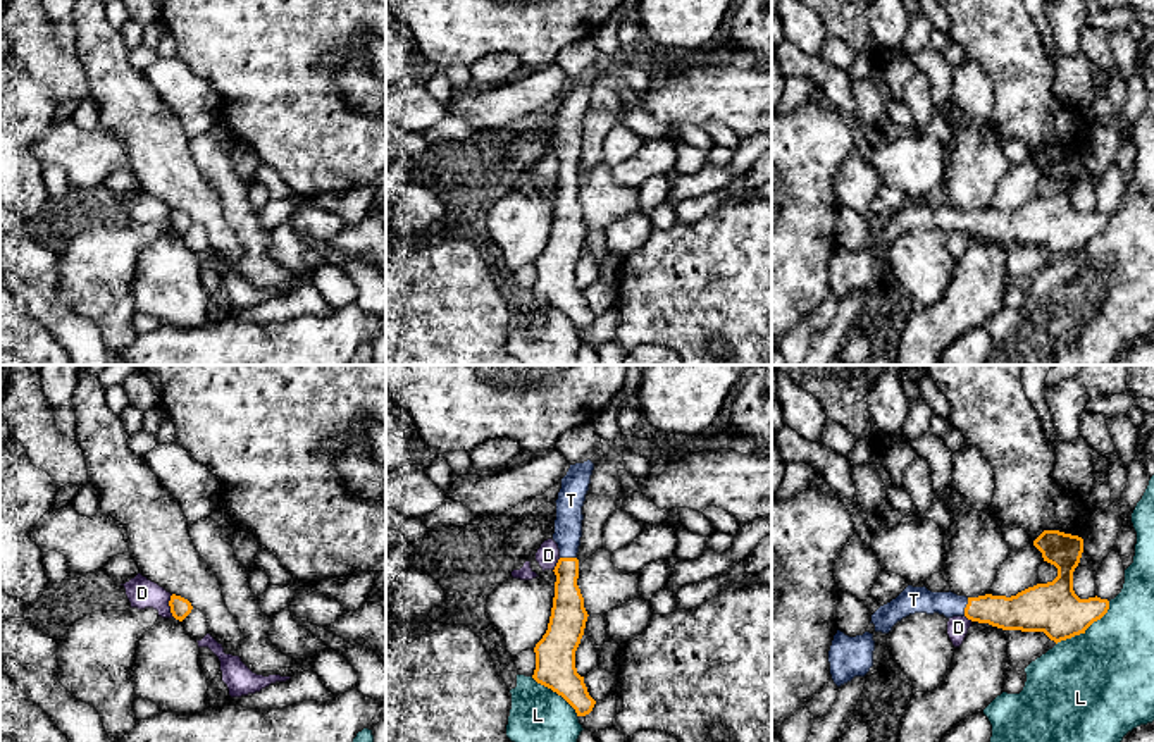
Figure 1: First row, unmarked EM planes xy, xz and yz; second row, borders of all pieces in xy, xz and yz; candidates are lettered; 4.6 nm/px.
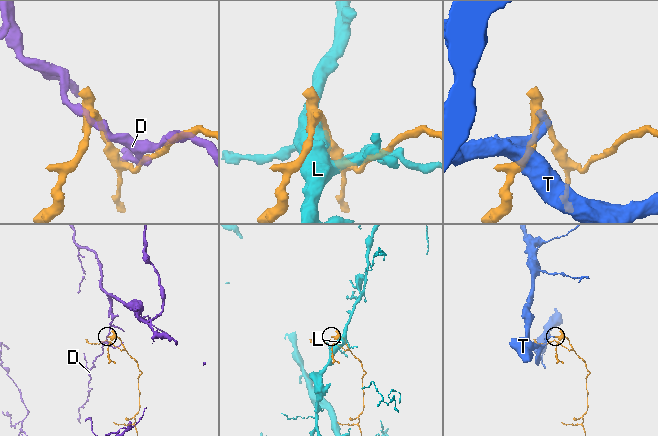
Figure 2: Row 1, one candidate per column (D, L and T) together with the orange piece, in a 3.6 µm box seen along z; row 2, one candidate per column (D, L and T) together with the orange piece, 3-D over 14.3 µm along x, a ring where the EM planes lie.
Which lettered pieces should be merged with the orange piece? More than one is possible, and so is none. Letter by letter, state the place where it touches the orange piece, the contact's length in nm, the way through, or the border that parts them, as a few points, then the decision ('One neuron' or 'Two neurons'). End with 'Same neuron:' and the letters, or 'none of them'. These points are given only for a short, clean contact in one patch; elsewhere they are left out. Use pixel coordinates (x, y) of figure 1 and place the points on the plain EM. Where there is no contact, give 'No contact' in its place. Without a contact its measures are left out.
D: Touches orange at xy (169, 219). Shared border 110 nm. Boundary: xy (171, 209), (169, 221), (174, 231). Two neurons
L: Touches orange at yz (1085, 243). Shared border 320 nm. Two neurons
T: Touches orange at yz (967, 221). Shared border 90 nm. Path across: yz (1020, 226), (967, 221), (915, 214). One neuron
Same neuron: T

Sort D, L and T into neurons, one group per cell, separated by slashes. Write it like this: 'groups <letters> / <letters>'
groups D / L / T

